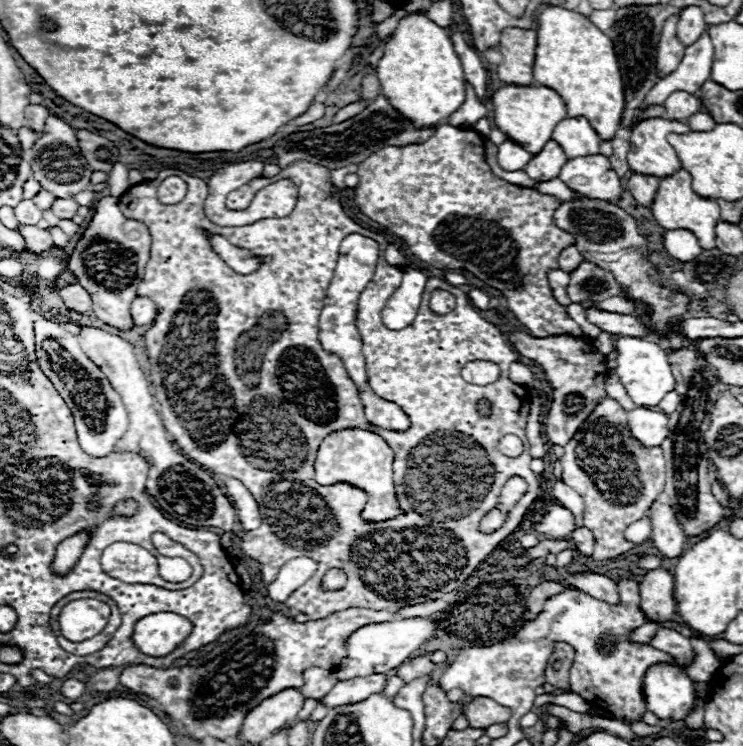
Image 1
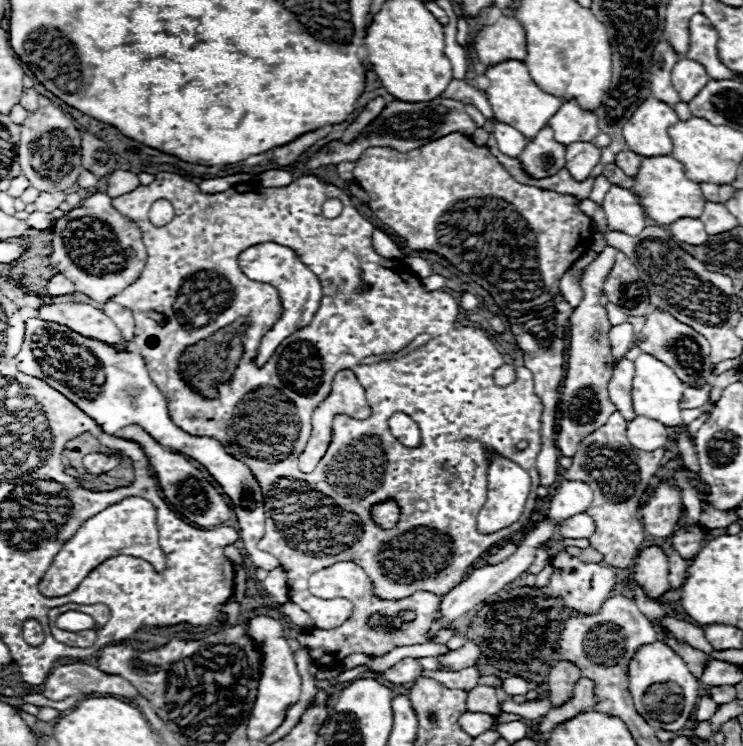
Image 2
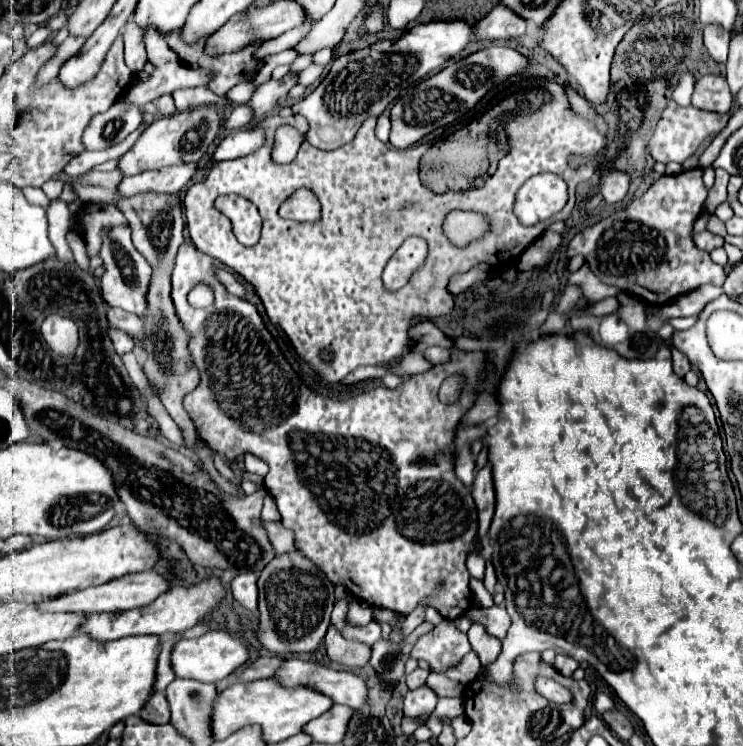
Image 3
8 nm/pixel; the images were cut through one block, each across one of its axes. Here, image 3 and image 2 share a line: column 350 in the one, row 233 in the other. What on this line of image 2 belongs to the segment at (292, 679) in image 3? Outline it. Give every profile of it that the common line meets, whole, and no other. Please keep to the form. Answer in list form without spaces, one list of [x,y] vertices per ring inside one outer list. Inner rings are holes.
[[[680,218],[672,222],[670,234],[674,240],[686,242],[686,244],[704,244],[704,240],[708,240],[708,234],[700,218]]]

